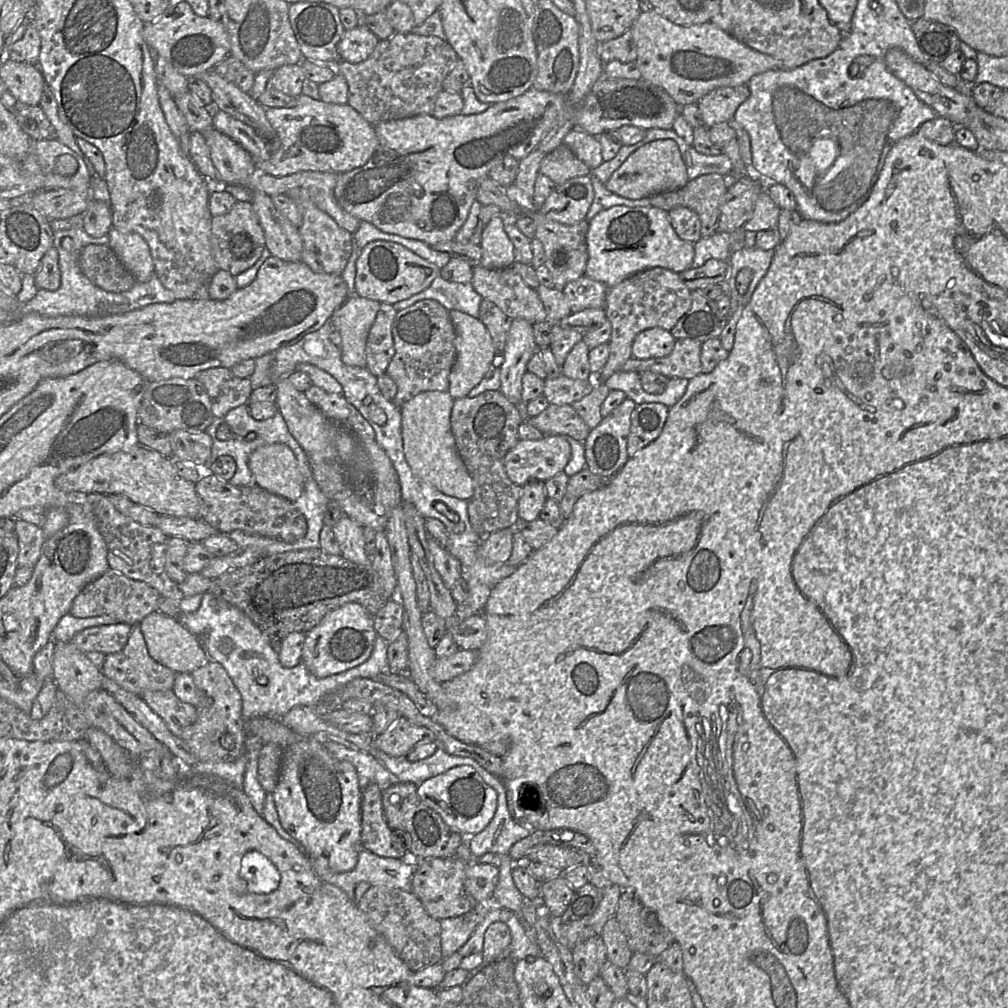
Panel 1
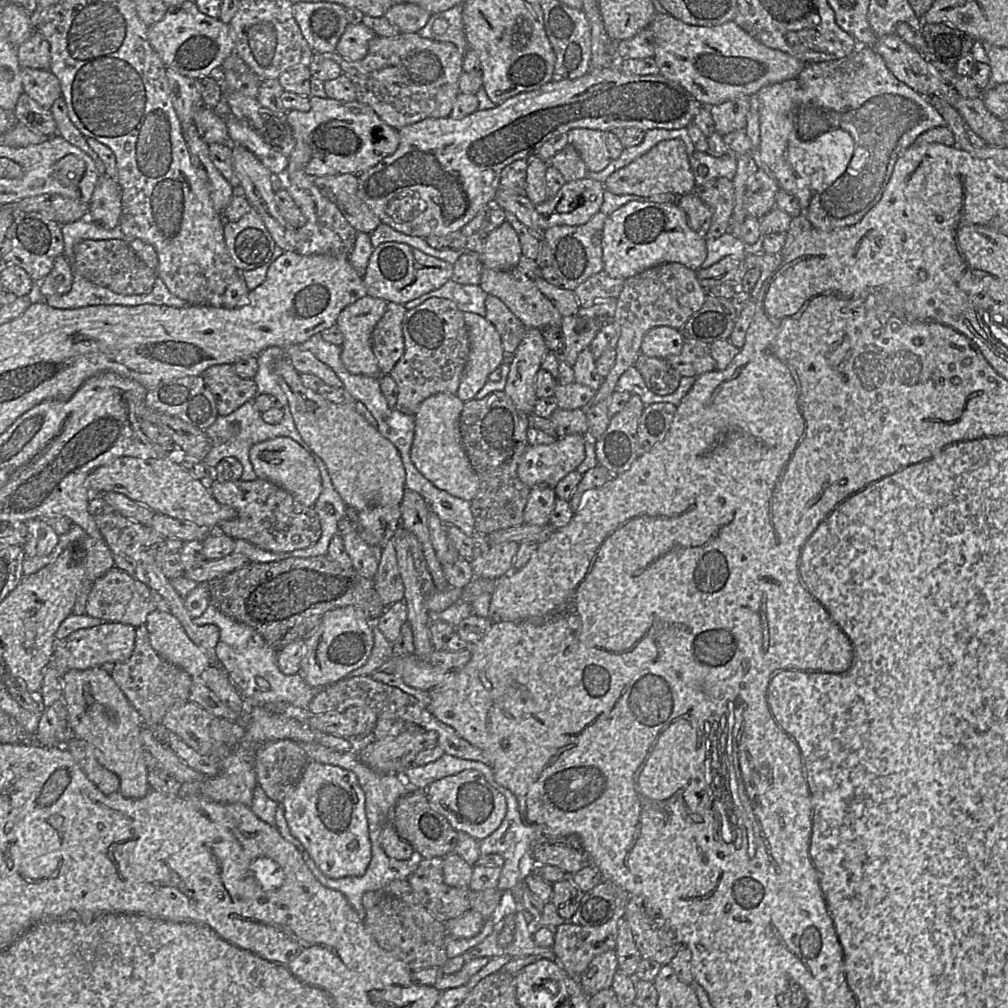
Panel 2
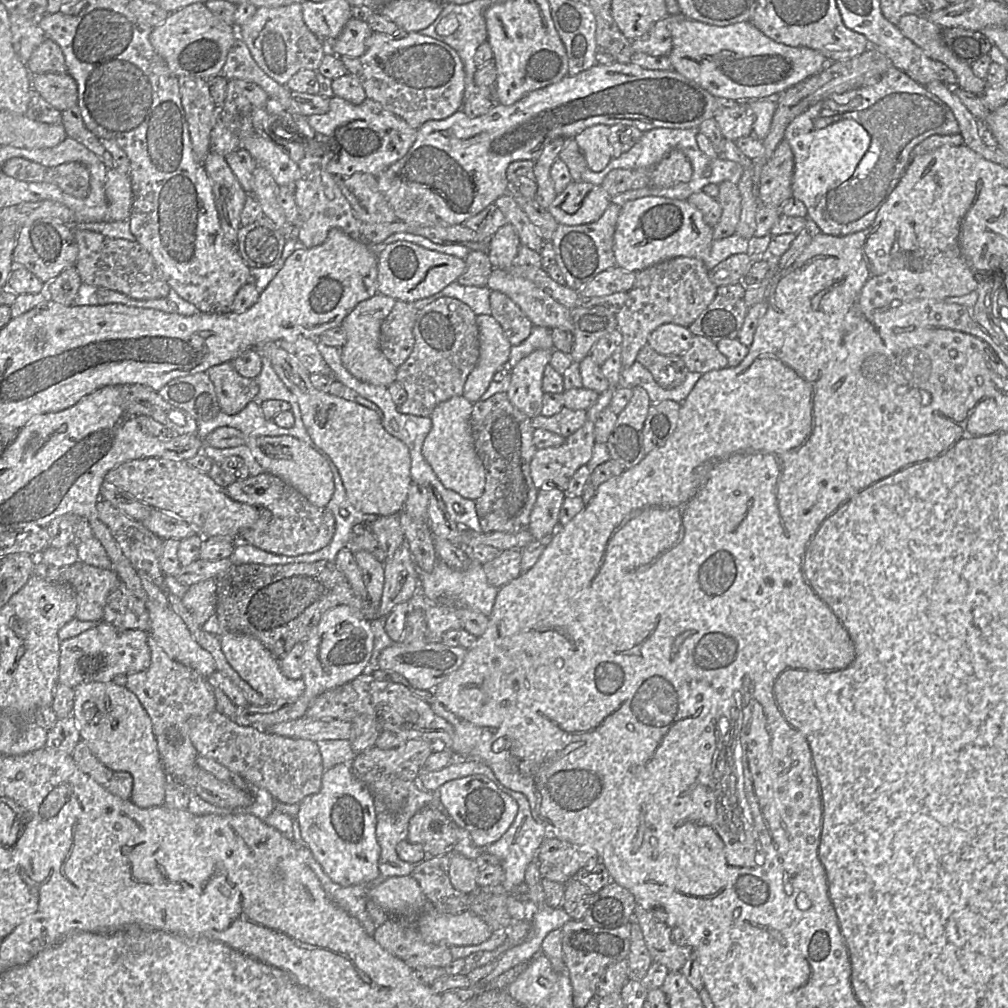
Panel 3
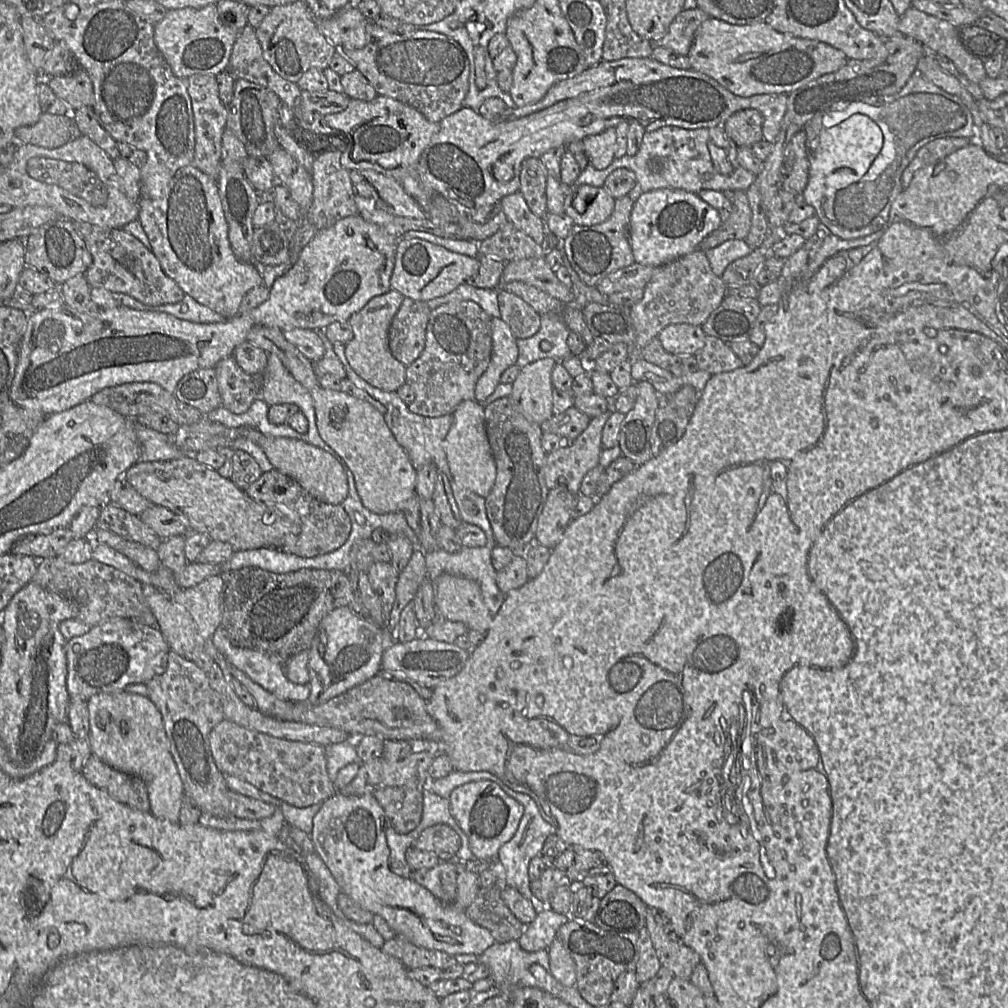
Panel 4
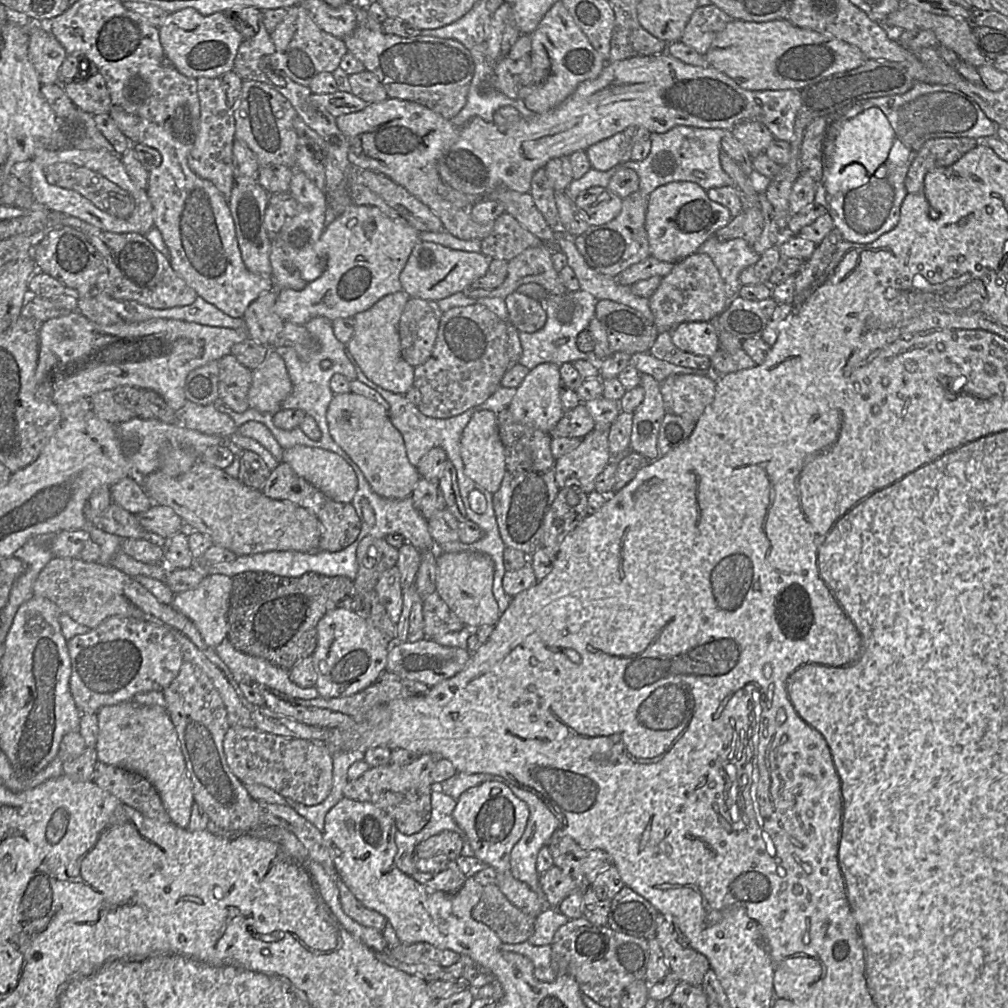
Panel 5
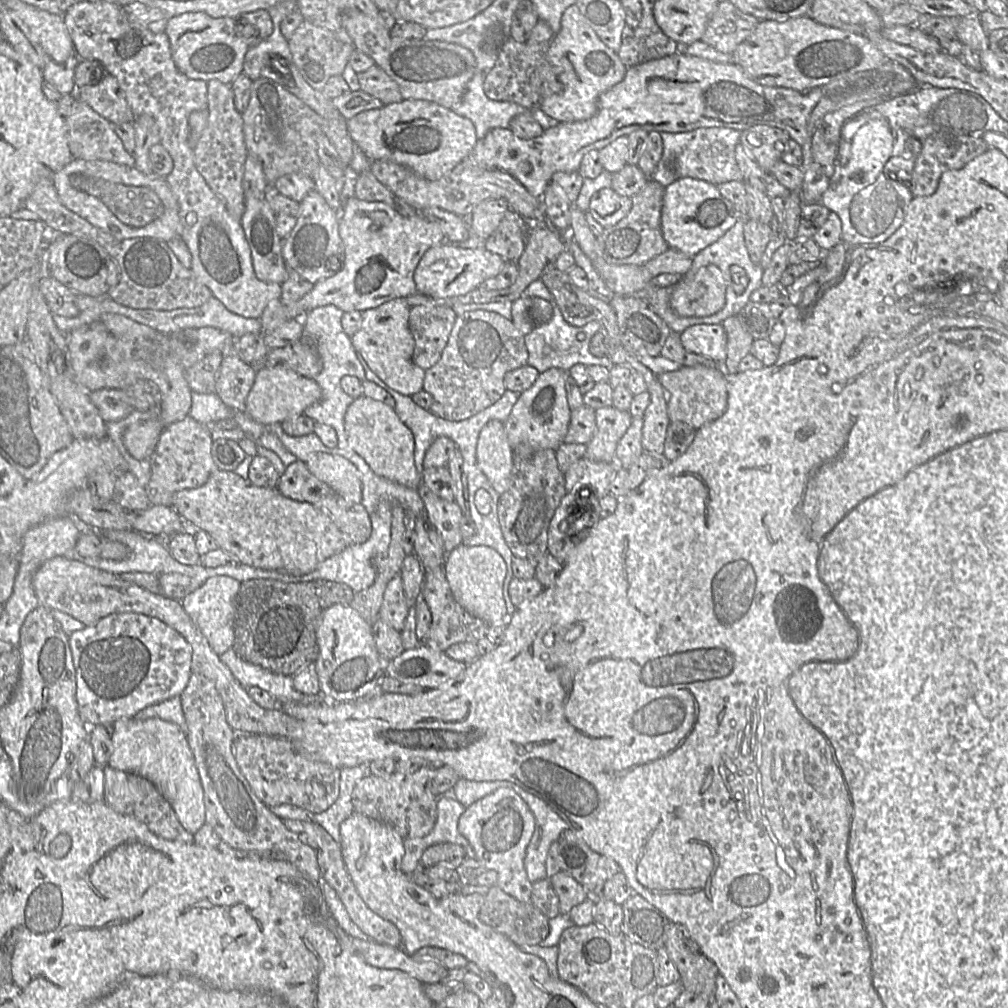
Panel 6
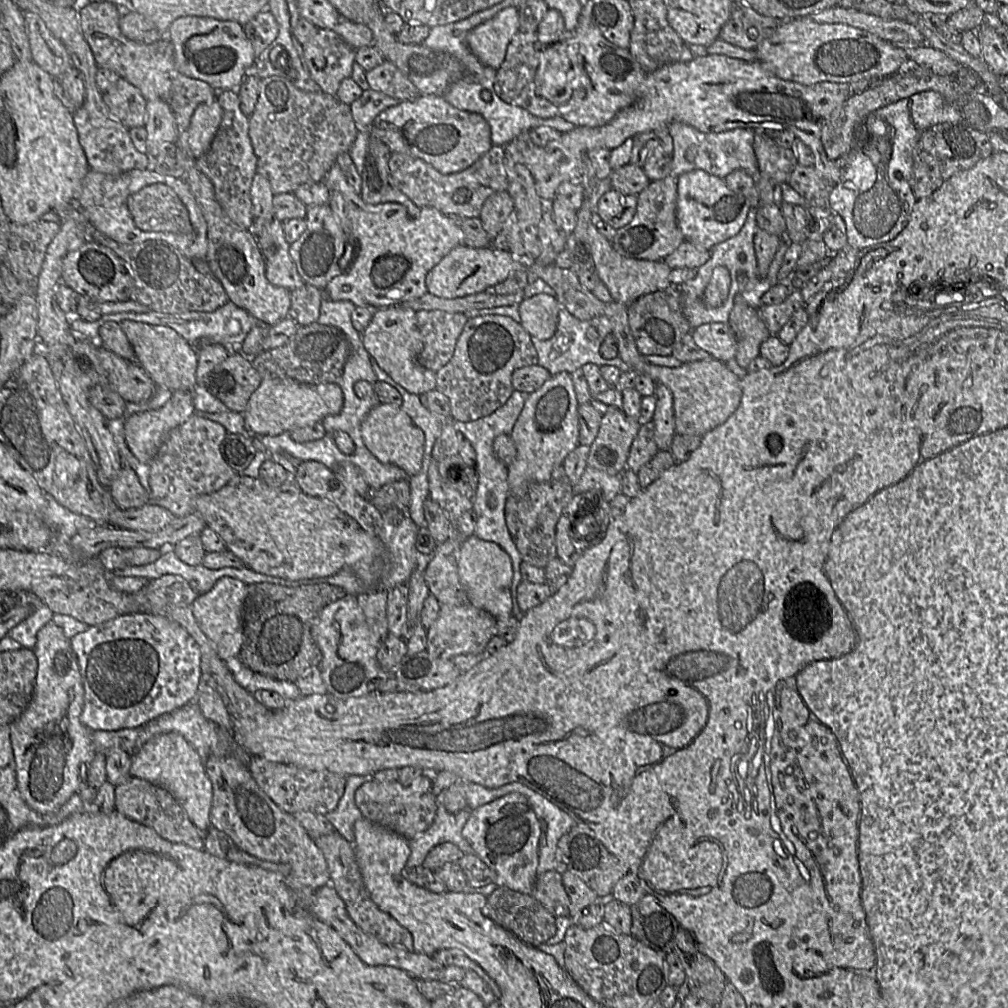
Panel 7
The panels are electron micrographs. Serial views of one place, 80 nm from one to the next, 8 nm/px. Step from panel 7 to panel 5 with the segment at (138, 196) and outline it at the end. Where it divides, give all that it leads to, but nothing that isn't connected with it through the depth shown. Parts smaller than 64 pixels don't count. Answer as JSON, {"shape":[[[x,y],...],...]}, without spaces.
{"shape":[[[55,163],[45,168],[44,175],[49,184],[75,191],[117,218],[127,218],[135,208],[135,202],[126,190],[88,168]]]}

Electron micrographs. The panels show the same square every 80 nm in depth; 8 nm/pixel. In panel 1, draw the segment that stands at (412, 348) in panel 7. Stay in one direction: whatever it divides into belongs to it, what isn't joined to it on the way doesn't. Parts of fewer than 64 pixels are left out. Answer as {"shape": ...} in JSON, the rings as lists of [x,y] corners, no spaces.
{"shape":[[[351,295],[331,316],[331,322],[341,335],[341,359],[348,366],[366,368],[366,345],[372,324],[381,303]]]}

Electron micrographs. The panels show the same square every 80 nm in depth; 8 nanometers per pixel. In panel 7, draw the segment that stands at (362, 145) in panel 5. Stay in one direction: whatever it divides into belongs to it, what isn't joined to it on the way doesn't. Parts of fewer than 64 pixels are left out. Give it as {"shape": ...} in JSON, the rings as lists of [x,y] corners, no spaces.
{"shape":[[[435,95],[400,102],[382,111],[370,127],[370,137],[384,142],[393,153],[422,159],[442,174],[467,169],[493,146],[490,125],[482,115],[459,110]]]}

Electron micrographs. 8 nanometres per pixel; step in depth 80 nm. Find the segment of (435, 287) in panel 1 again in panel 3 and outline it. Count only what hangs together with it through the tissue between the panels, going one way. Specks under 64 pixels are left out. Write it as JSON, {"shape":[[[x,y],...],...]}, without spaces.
{"shape":[[[453,281],[440,292],[413,302],[417,309],[442,297],[456,298],[467,304],[476,315],[489,315],[491,313],[489,296],[491,290],[485,286],[464,286]]]}

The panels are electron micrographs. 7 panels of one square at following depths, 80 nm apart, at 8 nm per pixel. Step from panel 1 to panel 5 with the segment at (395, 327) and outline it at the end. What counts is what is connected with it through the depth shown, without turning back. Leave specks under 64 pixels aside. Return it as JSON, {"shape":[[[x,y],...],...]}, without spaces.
{"shape":[[[481,304],[443,312],[430,358],[414,369],[414,388],[422,394],[418,409],[426,416],[447,419],[481,405],[501,386],[509,367],[507,321]]]}

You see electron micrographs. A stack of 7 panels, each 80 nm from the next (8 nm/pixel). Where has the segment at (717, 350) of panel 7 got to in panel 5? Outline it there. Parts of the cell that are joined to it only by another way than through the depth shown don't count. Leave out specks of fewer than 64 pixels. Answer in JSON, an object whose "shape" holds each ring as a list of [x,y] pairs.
{"shape":[[[683,322],[668,332],[674,345],[684,352],[709,358],[719,349],[719,334],[710,322]]]}

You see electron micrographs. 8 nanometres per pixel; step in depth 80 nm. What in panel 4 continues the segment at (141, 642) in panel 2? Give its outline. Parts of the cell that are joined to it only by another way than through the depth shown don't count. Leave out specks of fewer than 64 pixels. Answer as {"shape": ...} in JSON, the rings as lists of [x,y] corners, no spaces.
{"shape":[[[170,651],[165,672],[153,677],[145,685],[147,697],[162,715],[170,752],[183,782],[185,795],[198,804],[202,813],[231,816],[227,796],[229,788],[209,746],[210,732],[225,716],[222,702],[211,688],[207,674],[192,661]]]}

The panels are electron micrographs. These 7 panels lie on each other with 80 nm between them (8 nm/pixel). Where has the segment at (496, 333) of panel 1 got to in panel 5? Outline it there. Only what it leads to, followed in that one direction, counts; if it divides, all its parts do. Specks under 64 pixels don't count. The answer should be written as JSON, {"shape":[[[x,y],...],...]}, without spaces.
{"shape":[[[518,291],[509,294],[505,299],[508,321],[519,332],[534,333],[546,323],[547,314],[543,304]]]}

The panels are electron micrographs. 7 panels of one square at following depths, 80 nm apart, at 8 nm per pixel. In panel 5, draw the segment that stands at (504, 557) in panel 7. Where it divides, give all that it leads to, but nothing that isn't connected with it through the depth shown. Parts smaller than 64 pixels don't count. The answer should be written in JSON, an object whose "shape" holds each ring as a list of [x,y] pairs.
{"shape":[[[474,552],[440,553],[437,556],[435,591],[466,627],[495,625],[501,613],[493,595],[494,562],[486,554]]]}

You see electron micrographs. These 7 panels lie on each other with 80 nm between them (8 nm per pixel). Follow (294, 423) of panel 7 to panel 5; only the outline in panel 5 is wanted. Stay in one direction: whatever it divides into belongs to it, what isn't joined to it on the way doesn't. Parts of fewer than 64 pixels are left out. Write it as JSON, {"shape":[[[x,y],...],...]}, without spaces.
{"shape":[[[271,349],[264,362],[252,371],[252,384],[248,391],[250,408],[259,412],[274,414],[282,409],[281,404],[292,391],[292,382],[279,350]]]}

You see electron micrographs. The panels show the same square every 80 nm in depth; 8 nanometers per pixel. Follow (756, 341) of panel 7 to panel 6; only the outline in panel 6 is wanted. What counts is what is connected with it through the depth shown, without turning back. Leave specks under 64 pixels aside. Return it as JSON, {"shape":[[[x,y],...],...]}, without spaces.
{"shape":[[[738,314],[729,316],[722,323],[727,335],[725,363],[730,373],[739,372],[741,360],[750,353],[753,336],[746,330]]]}

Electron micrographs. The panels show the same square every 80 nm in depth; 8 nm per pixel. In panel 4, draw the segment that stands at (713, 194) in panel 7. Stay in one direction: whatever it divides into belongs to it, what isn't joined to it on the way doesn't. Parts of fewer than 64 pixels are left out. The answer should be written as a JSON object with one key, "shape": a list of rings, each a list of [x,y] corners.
{"shape":[[[656,189],[642,194],[634,202],[629,223],[629,241],[634,263],[660,266],[697,248],[723,220],[719,212],[698,194],[681,189]]]}

